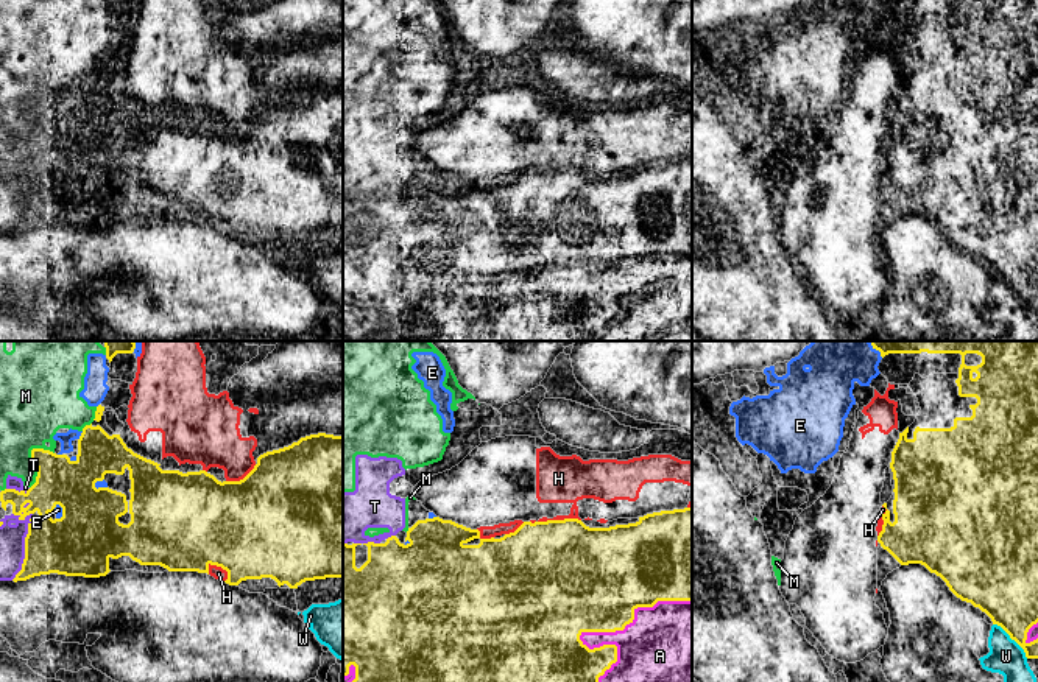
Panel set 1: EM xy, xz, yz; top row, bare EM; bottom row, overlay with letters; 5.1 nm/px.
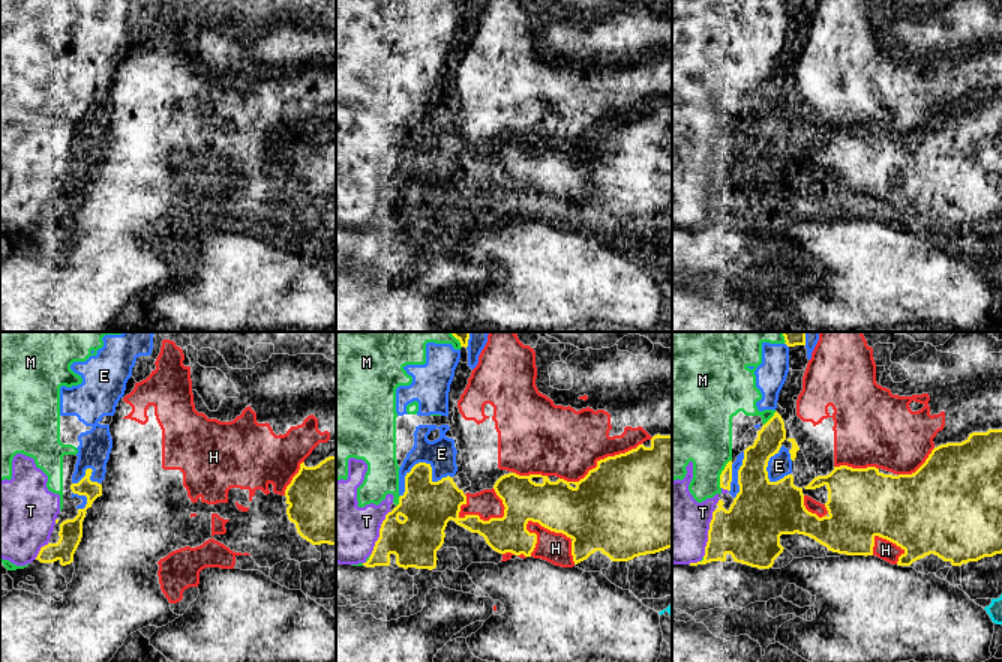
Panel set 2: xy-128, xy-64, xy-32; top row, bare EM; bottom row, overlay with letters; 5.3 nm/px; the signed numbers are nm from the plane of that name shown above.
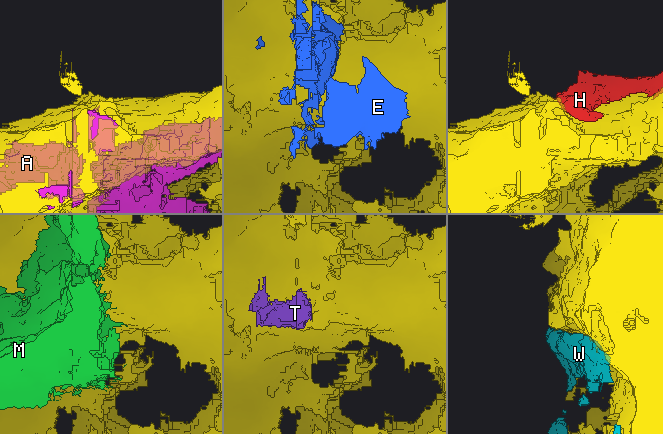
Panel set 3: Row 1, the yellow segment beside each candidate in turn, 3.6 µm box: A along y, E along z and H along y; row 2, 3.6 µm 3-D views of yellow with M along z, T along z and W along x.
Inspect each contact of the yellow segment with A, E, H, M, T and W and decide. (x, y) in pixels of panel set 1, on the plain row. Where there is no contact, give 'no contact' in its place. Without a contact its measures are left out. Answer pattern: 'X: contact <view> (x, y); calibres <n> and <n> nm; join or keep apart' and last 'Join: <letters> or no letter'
A: contact xz (597, 282); calibres 500 and 280 nm; join
E: contact xy (80, 87); calibres 240 and 70 nm; keep apart
H: contact xz (558, 172); calibres 500 and 240 nm; keep apart
M: contact xy (31, 111); calibres 240 and 320 nm; keep apart
T: contact xy (25, 198); calibres 320 and 130 nm; keep apart
W: contact yz (1012, 290); calibres 320 and 180 nm; keep apart
Join: A

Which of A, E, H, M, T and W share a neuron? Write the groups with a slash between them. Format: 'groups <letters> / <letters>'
groups A / E M T / H / W

